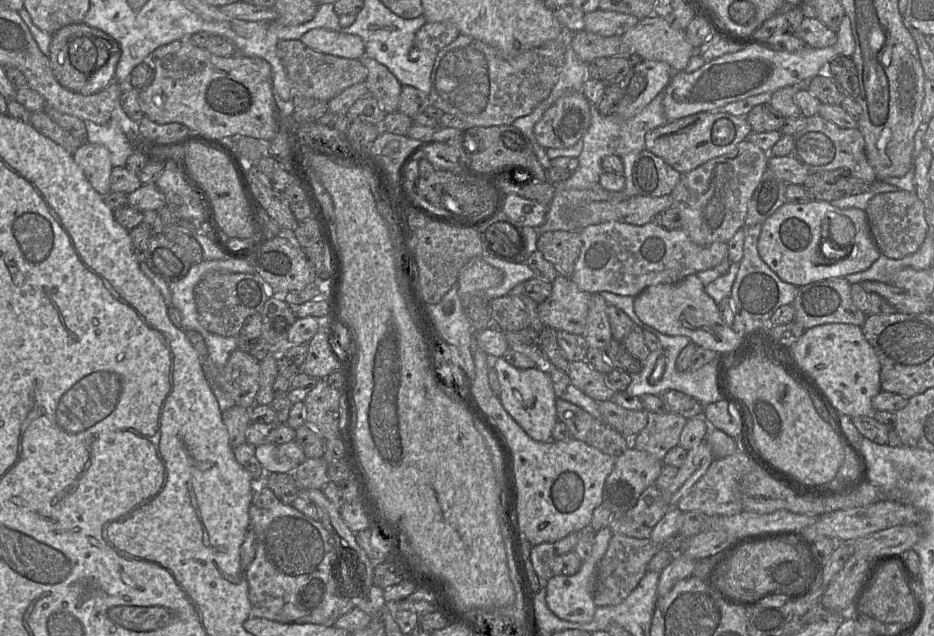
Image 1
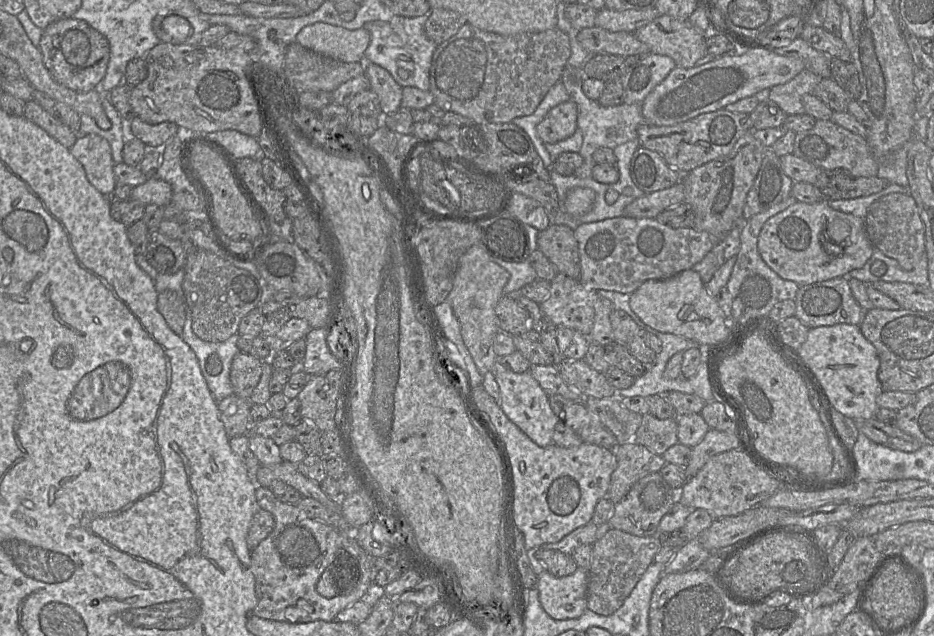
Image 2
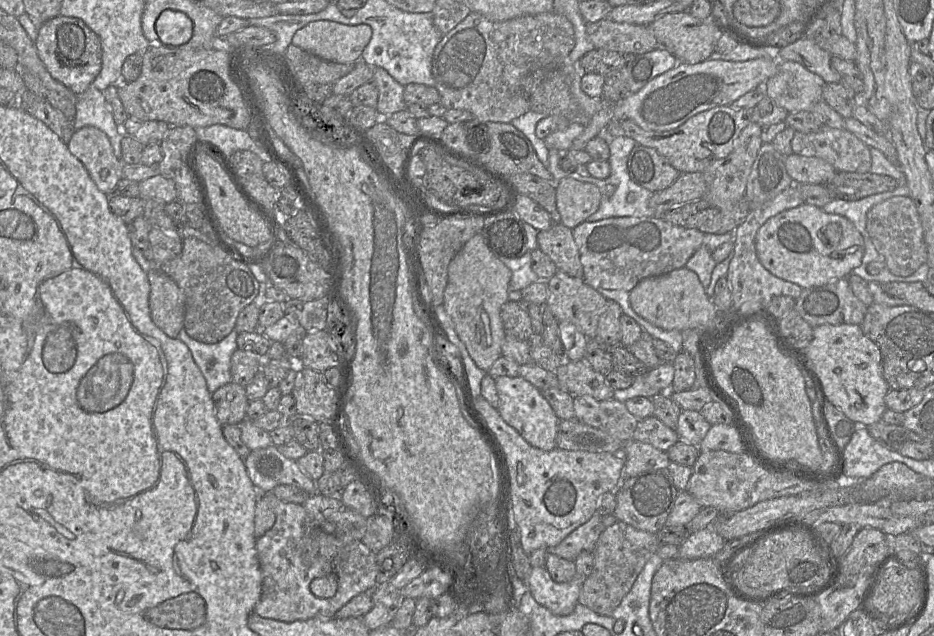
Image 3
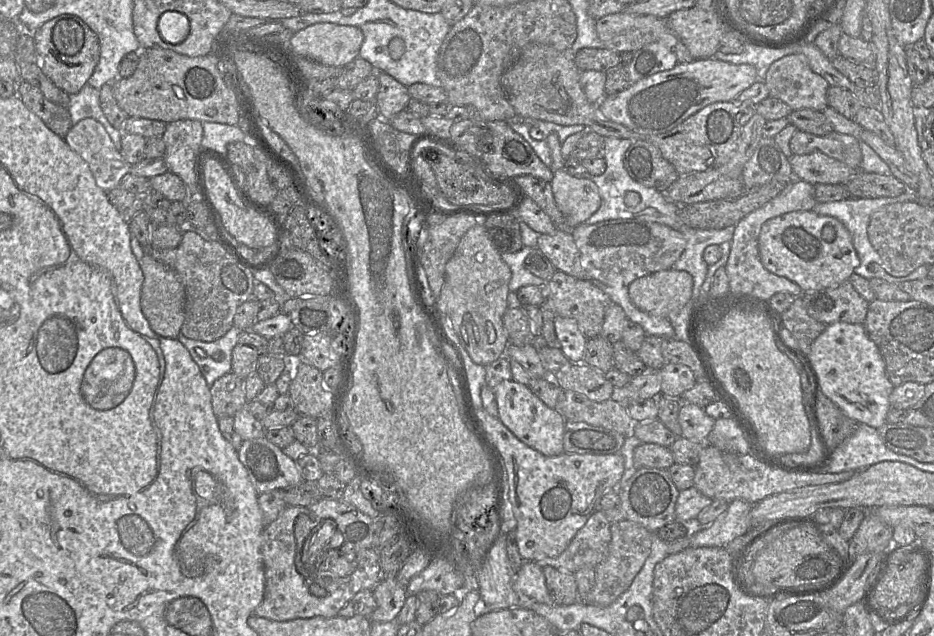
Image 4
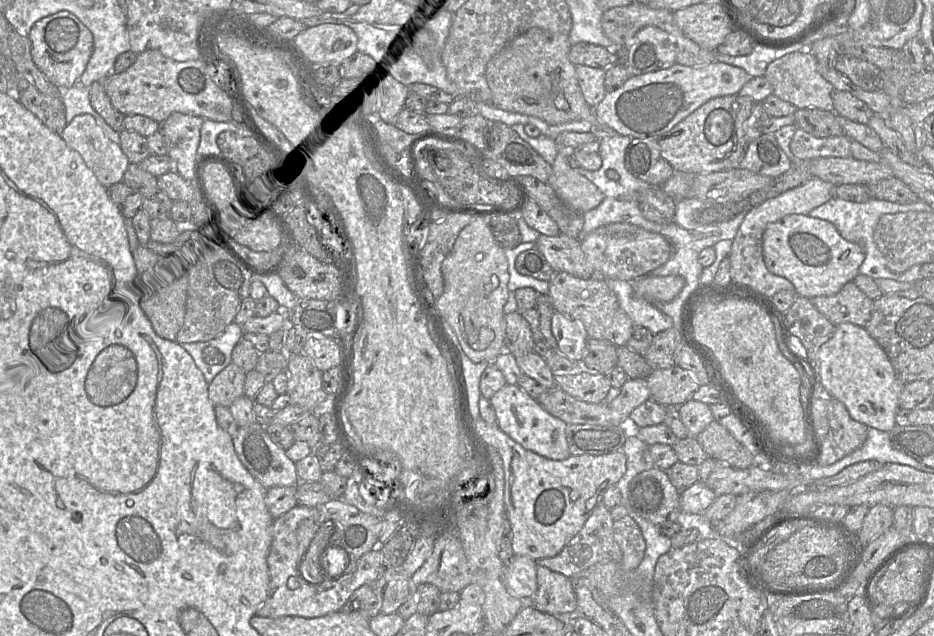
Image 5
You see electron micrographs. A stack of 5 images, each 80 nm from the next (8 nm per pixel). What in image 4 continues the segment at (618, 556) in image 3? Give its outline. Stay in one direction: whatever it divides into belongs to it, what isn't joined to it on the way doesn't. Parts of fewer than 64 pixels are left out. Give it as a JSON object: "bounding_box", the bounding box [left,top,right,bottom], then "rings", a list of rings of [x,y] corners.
{"bounding_box":[583,519,652,606],"rings":[[[624,519],[611,524],[611,540],[606,558],[595,567],[595,583],[583,602],[608,606],[625,592],[641,570],[651,552],[652,532],[642,525]]]}

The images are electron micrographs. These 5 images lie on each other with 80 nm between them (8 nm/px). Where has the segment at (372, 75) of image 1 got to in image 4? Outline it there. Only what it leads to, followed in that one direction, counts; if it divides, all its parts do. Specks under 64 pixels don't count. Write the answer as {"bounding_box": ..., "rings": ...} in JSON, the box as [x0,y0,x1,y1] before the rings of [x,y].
{"bounding_box":[375,72,411,120],"rings":[[[377,72],[379,90],[375,98],[378,115],[390,120],[395,114],[405,110],[411,97],[408,87],[404,86],[385,72]]]}

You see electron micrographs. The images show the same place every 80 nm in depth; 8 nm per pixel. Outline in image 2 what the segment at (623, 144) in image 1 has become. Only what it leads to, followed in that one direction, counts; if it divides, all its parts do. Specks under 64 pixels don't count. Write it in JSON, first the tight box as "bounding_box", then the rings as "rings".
{"bounding_box":[560,64,645,178],"rings":[[[568,64],[562,71],[560,81],[569,94],[569,100],[572,100],[577,105],[577,128],[581,130],[583,135],[583,143],[579,151],[583,158],[583,164],[579,168],[575,168],[574,175],[580,178],[589,178],[592,177],[592,170],[596,165],[593,159],[593,153],[596,149],[606,147],[613,150],[620,144],[638,140],[637,129],[645,123],[642,116],[641,103],[622,103],[610,107],[602,106],[598,101],[592,100],[584,94],[582,90],[584,81],[582,69],[569,66]]]}

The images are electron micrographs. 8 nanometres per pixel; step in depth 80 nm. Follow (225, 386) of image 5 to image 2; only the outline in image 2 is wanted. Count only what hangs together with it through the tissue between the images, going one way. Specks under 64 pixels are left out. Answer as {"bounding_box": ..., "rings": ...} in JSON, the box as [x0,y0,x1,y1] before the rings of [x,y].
{"bounding_box":[217,393,251,438],"rings":[[[233,393],[217,403],[220,419],[228,438],[249,433],[251,402]]]}

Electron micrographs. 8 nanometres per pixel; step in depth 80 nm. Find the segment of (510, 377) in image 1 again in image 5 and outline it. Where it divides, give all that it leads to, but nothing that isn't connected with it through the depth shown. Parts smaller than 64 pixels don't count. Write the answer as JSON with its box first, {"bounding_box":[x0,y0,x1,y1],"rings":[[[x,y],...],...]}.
{"bounding_box":[490,384,571,460],"rings":[[[506,384],[492,396],[490,402],[498,427],[523,448],[551,460],[565,460],[571,455],[566,438],[567,424],[544,410],[518,385]]]}

